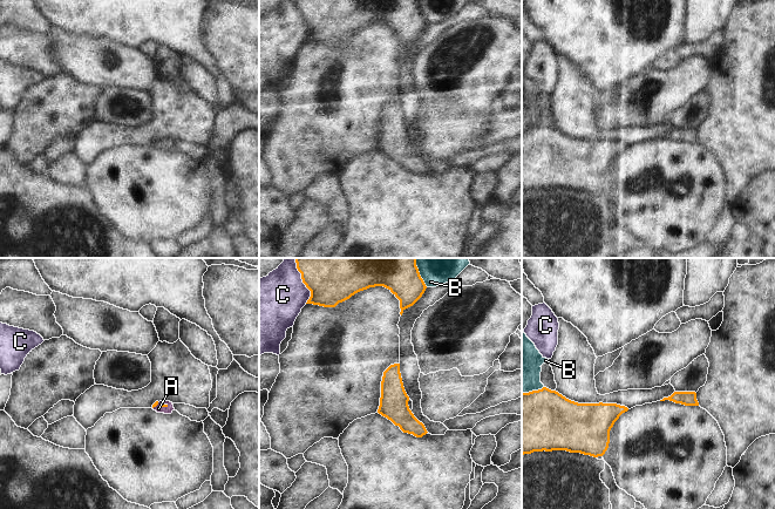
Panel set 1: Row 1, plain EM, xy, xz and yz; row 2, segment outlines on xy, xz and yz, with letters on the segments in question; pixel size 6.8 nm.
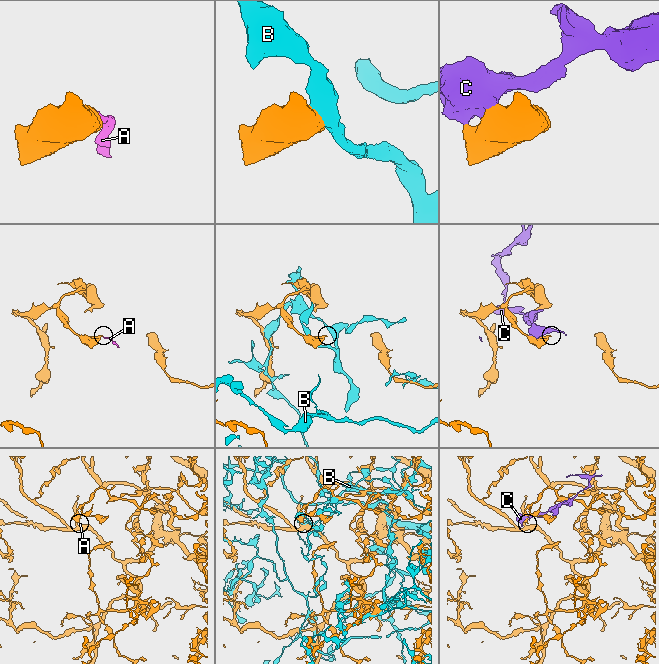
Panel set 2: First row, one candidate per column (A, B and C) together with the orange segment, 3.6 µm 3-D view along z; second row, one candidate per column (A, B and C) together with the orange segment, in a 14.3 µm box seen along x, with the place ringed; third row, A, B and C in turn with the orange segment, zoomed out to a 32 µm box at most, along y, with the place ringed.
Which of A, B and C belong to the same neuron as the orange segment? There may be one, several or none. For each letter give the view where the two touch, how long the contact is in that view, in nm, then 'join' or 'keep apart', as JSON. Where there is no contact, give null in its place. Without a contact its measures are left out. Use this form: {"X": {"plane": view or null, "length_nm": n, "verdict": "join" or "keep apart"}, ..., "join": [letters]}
{"A": {"plane": "xy", "length_nm": 60, "verdict": "join"}, "B": {"plane": "xz", "length_nm": 190, "verdict": "keep apart"}, "C": {"plane": "xz", "length_nm": 280, "verdict": "keep apart"}, "join": ["A"]}

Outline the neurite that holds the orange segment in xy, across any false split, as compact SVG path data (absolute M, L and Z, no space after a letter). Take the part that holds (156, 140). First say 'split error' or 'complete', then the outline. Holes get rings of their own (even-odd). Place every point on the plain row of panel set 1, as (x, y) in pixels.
split error; M156 138L152 142L152 147L156 148L157 150L164 151L171 151L175 148L174 142L170 138L159 138L159 140Z

